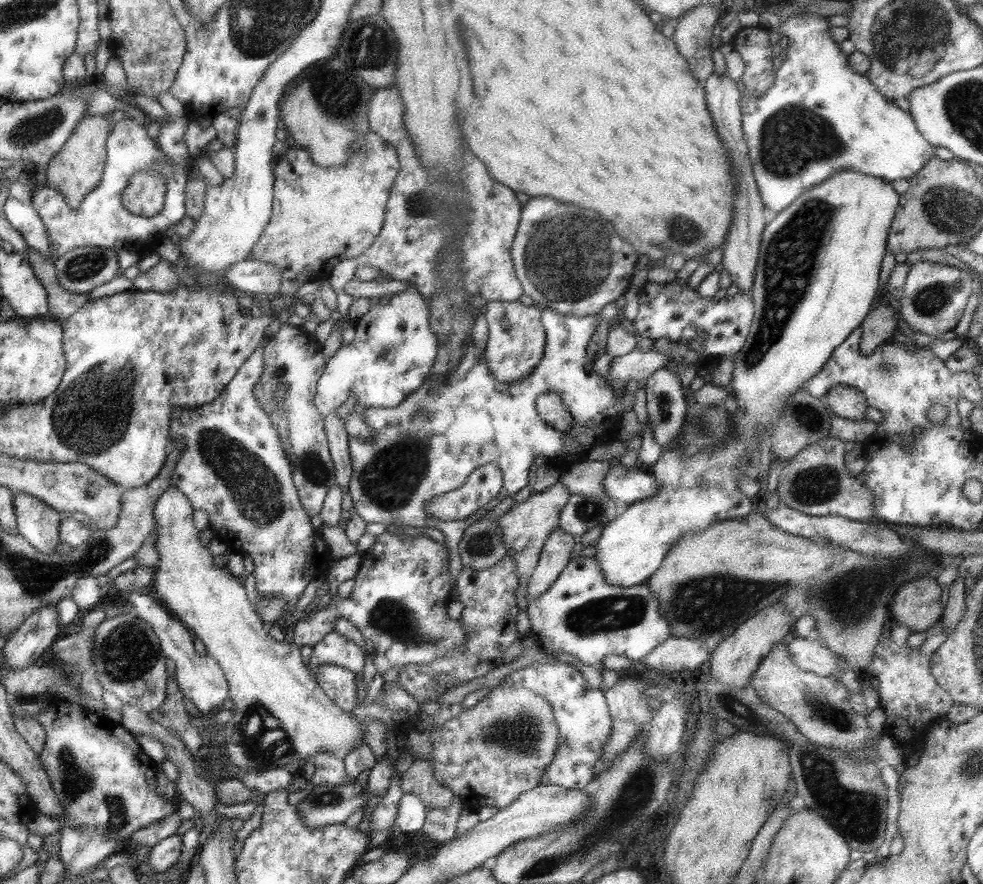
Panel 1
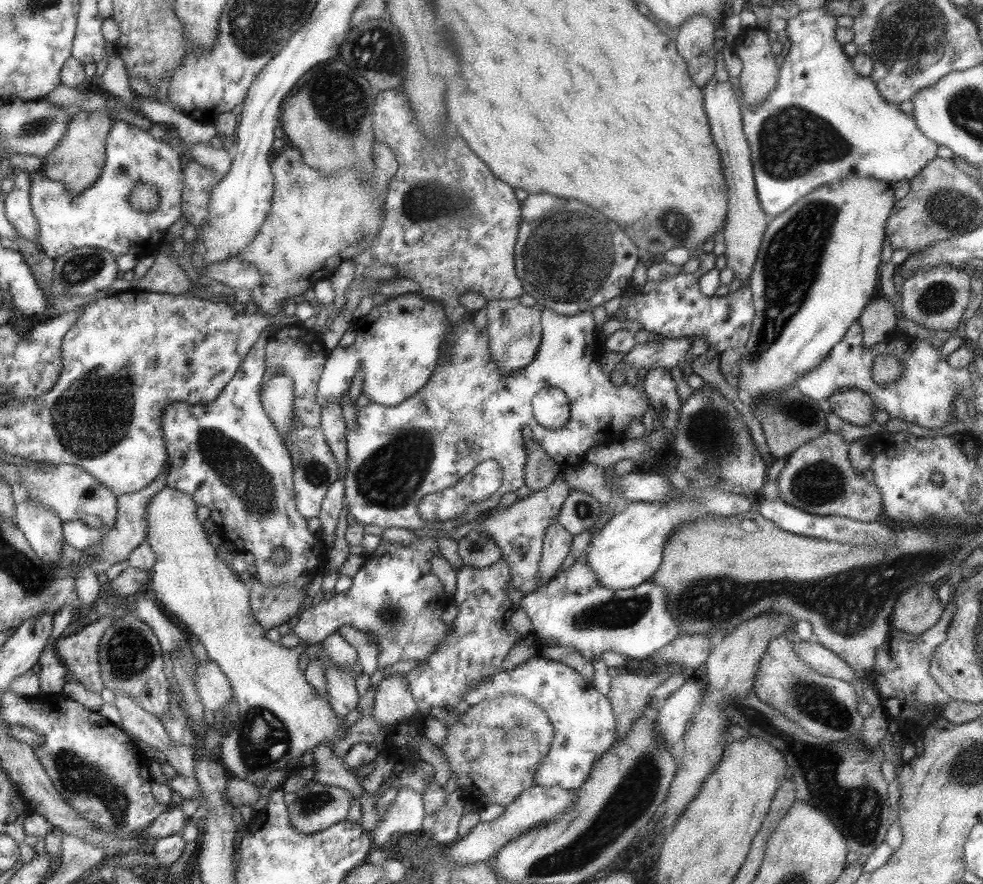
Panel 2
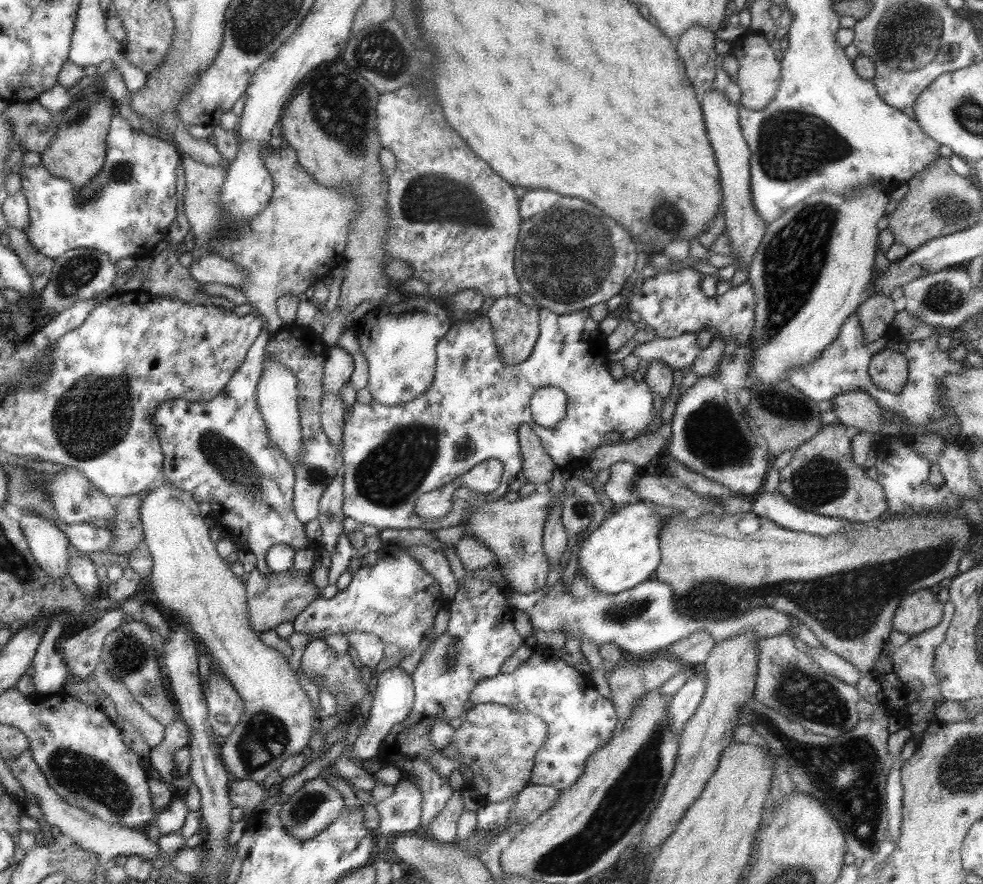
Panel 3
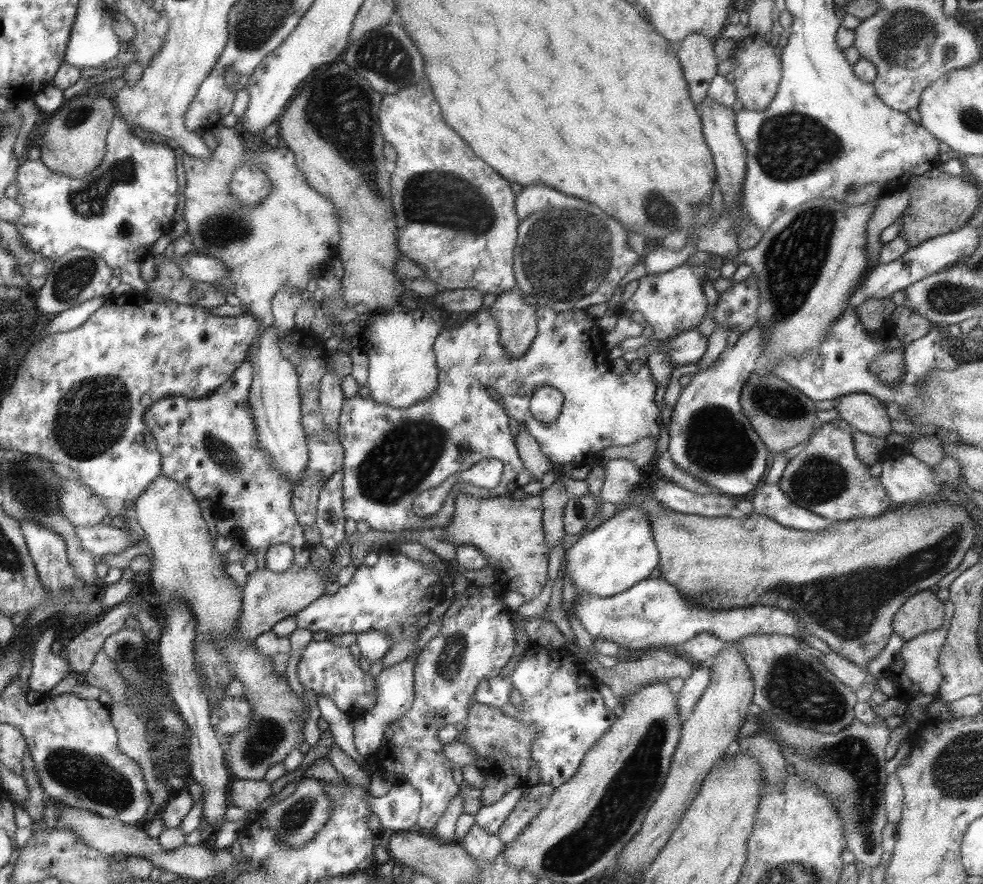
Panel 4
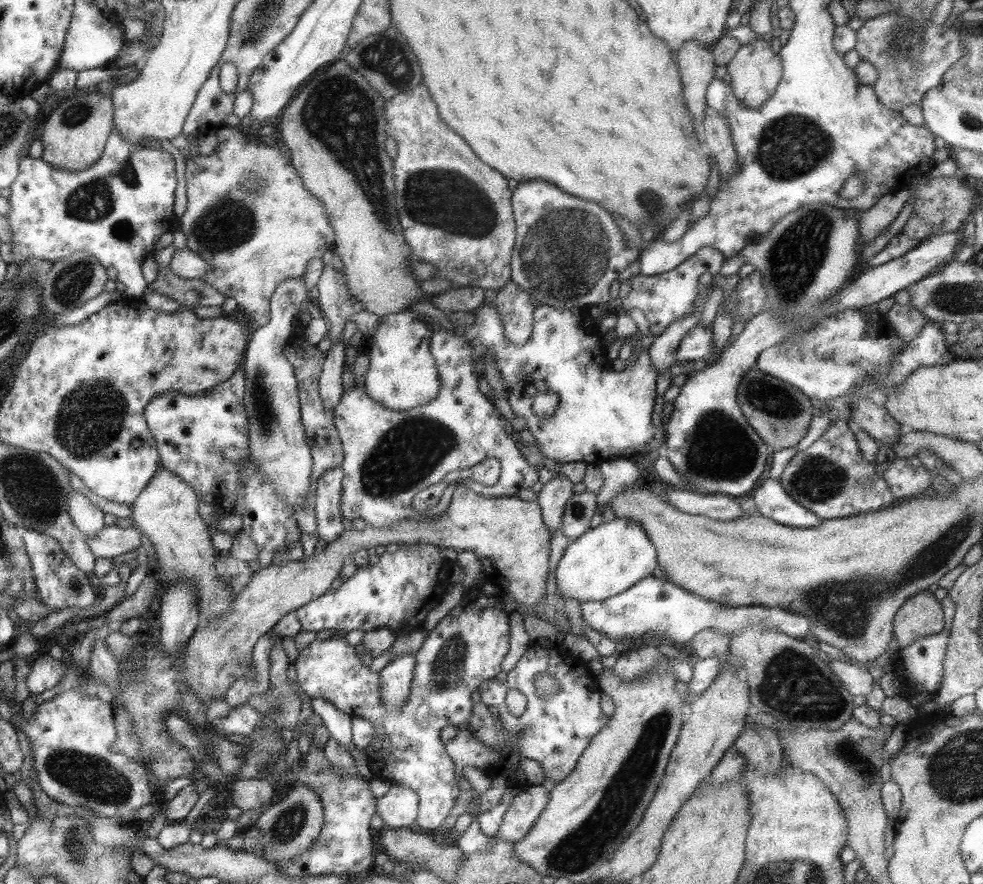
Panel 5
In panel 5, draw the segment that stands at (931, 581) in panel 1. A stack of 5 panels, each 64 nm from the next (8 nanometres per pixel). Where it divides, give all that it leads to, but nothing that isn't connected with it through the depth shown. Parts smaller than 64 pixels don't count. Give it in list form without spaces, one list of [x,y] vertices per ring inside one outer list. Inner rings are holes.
[[[917,594],[909,598],[893,618],[893,638],[899,648],[907,644],[941,632],[945,626],[945,614],[941,610],[941,600],[935,600],[933,594]]]

